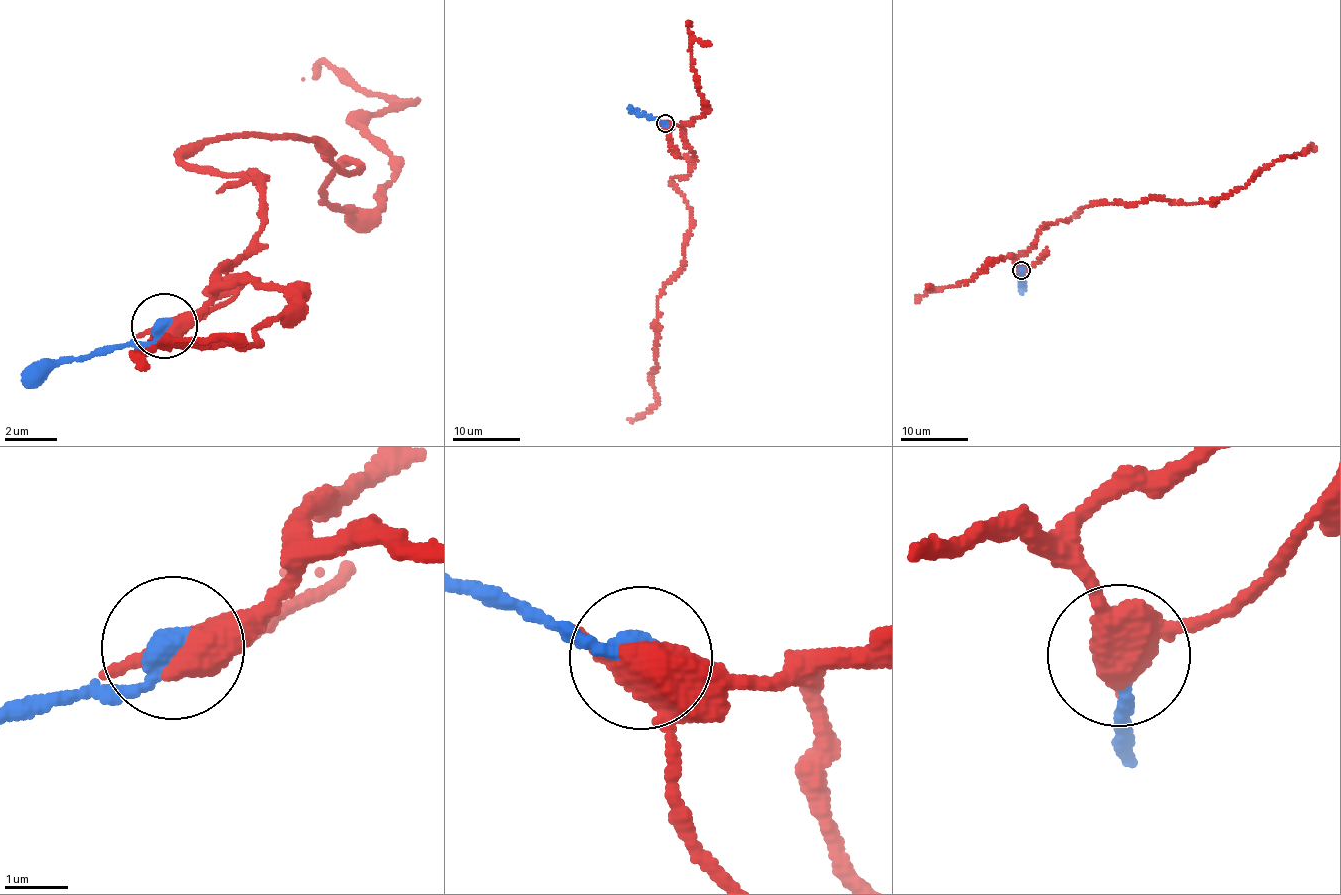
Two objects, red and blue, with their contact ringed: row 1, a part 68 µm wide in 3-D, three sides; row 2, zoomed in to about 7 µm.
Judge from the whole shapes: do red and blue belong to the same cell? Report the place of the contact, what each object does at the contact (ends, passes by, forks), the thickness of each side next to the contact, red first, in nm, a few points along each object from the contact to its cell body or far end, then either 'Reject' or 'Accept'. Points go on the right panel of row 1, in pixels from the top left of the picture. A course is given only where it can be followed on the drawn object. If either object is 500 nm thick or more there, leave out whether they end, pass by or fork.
Place: (1021, 270). At the ring red forks. At the ring blue ends. Thickness 420 nm (red) against 400 nm. Course of red: (1020, 270), (1019, 254), (1037, 230), (1069, 221), (1084, 206), (1149, 198), (1216, 200), (1278, 159), (1315, 150). Course of blue: (1020, 270), (1023, 283), (1020, 291). Accept

